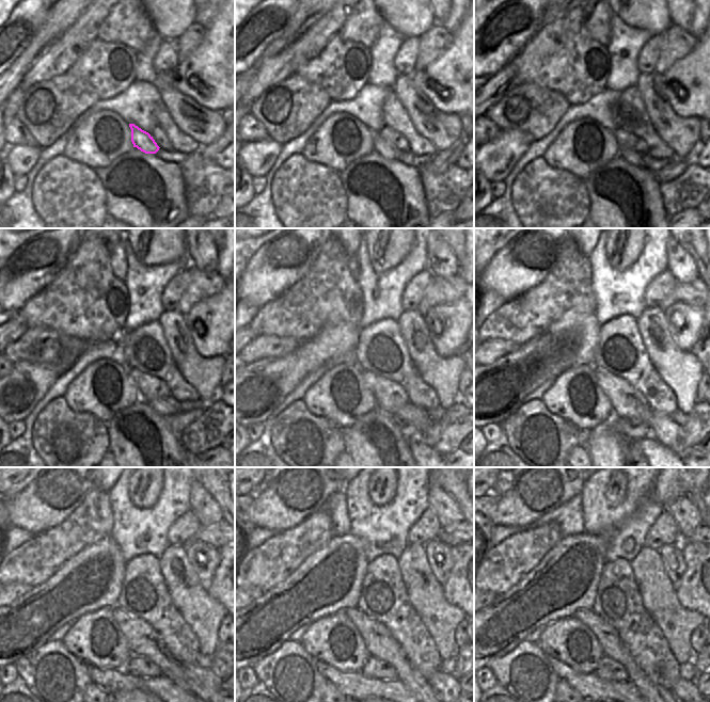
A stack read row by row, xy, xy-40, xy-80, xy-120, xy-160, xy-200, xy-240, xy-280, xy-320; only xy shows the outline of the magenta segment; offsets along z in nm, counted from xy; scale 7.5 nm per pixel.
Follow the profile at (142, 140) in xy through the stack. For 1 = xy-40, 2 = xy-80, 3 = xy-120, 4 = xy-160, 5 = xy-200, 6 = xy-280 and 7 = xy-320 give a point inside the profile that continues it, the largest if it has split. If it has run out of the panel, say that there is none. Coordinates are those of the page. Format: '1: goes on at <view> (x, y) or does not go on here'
1: goes on at xy-40 (387, 150)
2: goes on at xy-80 (631, 157)
3: goes on at xy-120 (161, 407)
4: goes on at xy-160 (415, 420)
5: goes on at xy-200 (665, 431)
6: goes on at xy-280 (441, 684)
7: goes on at xy-320 (682, 684)

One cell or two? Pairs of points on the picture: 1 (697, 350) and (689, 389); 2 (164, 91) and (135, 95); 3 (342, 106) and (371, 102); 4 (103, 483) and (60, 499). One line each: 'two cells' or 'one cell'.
1: two cells
2: two cells
3: one cell
4: two cells

